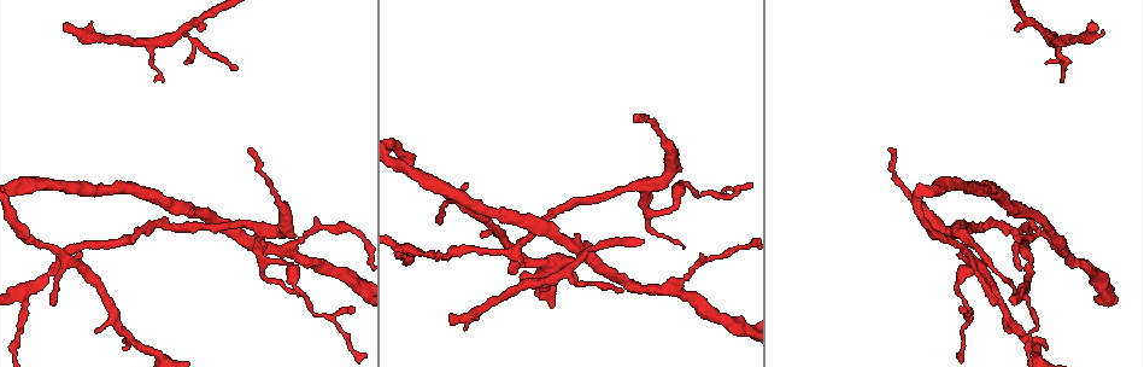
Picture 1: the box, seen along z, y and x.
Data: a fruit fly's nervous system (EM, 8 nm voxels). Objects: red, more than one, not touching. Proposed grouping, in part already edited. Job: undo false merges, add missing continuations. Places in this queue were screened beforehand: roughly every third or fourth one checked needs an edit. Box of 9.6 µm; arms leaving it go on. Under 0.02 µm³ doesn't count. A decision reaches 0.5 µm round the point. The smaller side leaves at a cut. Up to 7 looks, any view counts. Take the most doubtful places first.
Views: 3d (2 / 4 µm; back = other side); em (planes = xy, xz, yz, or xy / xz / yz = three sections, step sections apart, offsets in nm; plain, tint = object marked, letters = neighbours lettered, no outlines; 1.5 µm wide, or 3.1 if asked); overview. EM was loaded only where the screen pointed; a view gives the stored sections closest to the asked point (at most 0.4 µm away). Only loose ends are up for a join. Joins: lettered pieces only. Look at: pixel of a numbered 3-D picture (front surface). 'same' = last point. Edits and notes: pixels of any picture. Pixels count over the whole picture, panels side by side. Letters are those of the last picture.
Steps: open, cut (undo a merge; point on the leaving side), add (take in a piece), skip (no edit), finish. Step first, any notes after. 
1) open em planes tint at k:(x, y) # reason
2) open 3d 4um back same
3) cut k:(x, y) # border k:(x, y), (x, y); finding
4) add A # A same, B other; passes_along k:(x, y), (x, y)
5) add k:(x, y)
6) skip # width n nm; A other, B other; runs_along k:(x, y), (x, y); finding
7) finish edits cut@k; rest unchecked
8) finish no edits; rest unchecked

open em planes letters at 1:(960, 253) # branch stops here

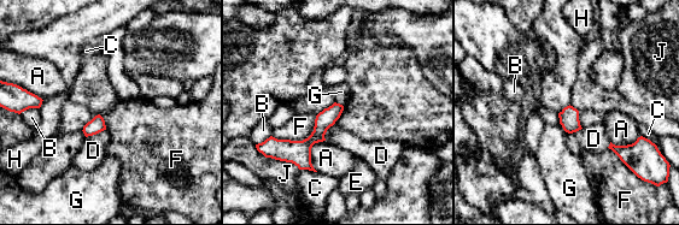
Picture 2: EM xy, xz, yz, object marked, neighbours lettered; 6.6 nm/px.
skip # A other, B other, C other, D other, E other, F other, G other, H other, J other; border 2:(316, 116), (302, 140), (271, 136); none of them fits

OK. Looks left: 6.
open em yz step 8 tint at 1:(454, 319) # an open end

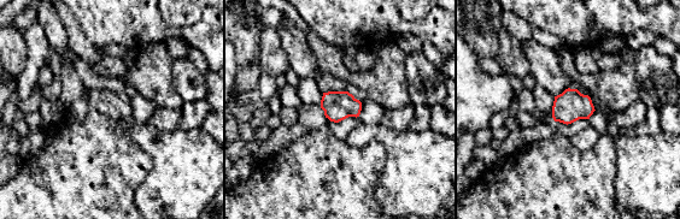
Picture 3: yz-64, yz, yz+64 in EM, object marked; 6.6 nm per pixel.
open em planes letters same # another direction

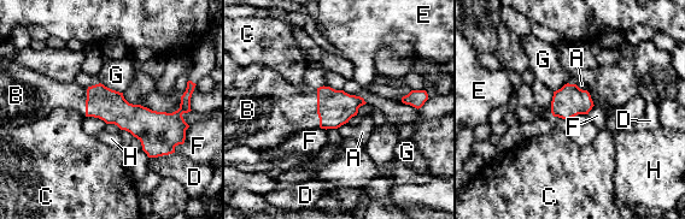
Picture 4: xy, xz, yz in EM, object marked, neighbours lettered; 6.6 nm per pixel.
add B # longest_contact B 260 nm; A other, B same, C other, D other, E other, F other, G other, H other; passes_along 4:(334, 107), (317, 107), (280, 110); the neuron continues

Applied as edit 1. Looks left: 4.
open em planes tint at 1:(1022, 290) # two arms in line, one across

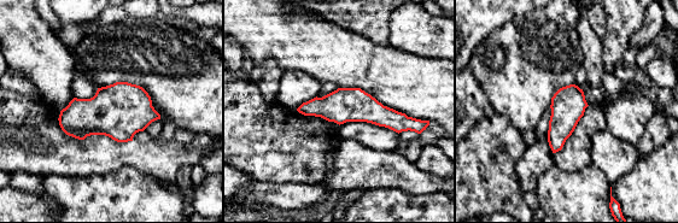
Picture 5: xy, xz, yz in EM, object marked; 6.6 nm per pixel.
open em planes letters same # what lies round it

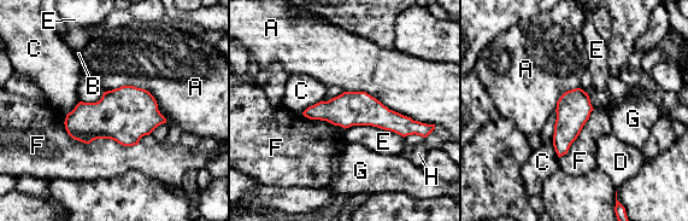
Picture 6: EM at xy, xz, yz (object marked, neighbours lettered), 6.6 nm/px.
skip # width 220 nm; longest_contact A 600 nm; A other, B other, C other, D other, E other, F other, G other, H other; one neuron here

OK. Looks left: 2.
finish edits add@4; rest unchecked

